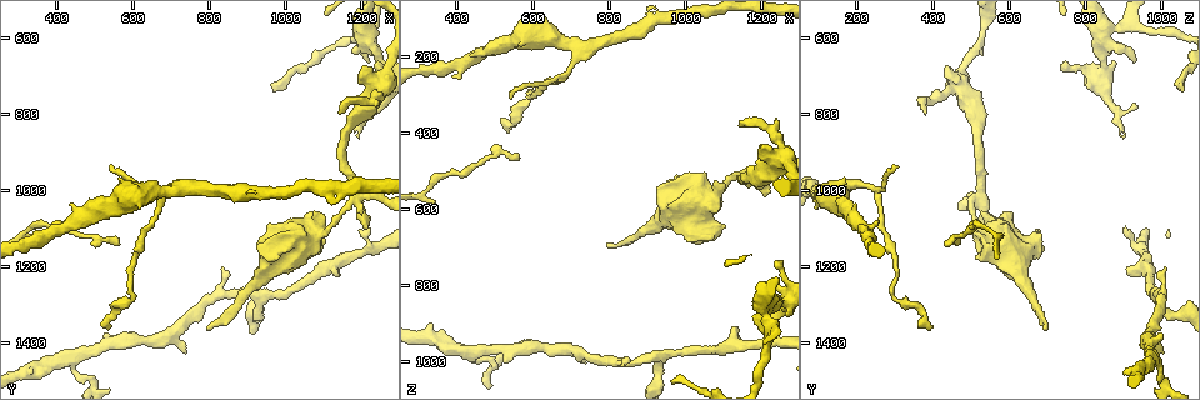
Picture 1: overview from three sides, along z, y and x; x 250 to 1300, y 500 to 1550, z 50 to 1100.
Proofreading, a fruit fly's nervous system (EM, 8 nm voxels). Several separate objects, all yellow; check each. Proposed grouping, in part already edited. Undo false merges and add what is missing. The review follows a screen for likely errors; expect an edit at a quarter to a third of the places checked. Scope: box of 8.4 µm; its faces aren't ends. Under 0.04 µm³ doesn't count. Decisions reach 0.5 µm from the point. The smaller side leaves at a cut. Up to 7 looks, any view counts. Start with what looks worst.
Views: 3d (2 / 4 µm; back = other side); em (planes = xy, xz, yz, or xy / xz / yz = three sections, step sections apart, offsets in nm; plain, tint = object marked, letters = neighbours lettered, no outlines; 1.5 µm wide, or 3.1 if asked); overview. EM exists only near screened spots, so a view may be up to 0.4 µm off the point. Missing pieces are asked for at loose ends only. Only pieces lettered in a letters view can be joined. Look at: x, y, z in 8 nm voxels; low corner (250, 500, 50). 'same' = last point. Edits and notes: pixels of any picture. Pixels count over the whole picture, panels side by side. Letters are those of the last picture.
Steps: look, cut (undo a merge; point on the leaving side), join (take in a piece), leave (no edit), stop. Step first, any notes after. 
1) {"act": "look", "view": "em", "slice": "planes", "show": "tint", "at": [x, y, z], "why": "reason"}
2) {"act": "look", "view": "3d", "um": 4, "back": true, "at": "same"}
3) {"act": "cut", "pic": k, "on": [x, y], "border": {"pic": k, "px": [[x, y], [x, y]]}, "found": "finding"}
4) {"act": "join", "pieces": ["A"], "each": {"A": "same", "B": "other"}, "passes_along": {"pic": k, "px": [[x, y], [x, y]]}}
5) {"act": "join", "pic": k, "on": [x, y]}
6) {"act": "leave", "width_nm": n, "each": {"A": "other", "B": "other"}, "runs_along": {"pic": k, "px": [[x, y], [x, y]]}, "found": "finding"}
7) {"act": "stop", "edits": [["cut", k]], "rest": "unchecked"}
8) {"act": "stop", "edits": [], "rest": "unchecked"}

{"act": "look", "view": "em", "slice": "xz", "step": 8, "show": "letters", "at": [800, 1365, 685], "why": "free end"}

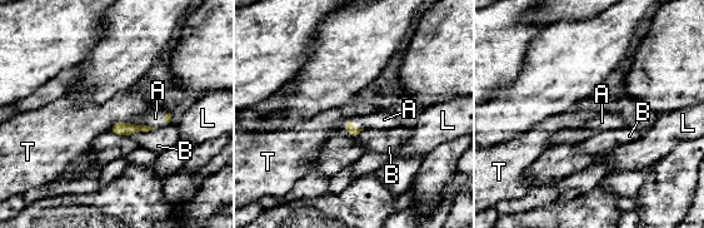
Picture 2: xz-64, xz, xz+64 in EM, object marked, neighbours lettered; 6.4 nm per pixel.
{"act": "join", "pieces": ["A"], "each": {"A": "same", "B": "other", "L": "other", "T": "other"}, "passes_along": {"pic": 2, "px": [[120, 128], [141, 125], [155, 118]]}, "found": "the cell continues"}

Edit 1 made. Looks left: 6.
{"act": "look", "view": "3d", "um": 4, "at": [1185, 1030, 505], "why": "a fork"}

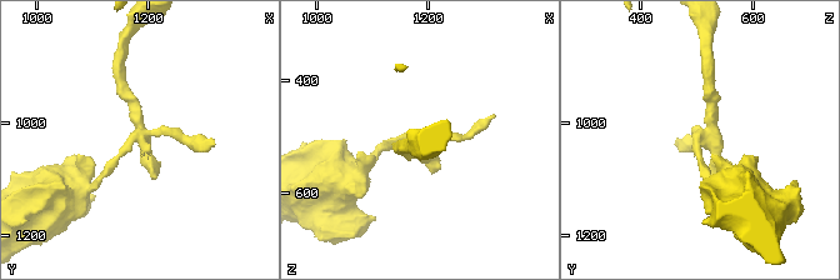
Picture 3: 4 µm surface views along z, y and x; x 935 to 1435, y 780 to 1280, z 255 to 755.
{"act": "look", "view": "em", "slice": "xz", "step": 8, "show": "tint", "at": [1195, 1020, 510], "why": "shape alone is not enough"}

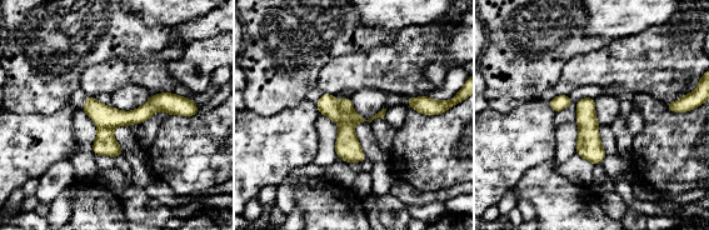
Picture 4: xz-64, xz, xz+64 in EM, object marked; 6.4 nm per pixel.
{"act": "look", "view": "em", "slice": "planes", "show": "letters", "at": "same", "why": "another direction"}

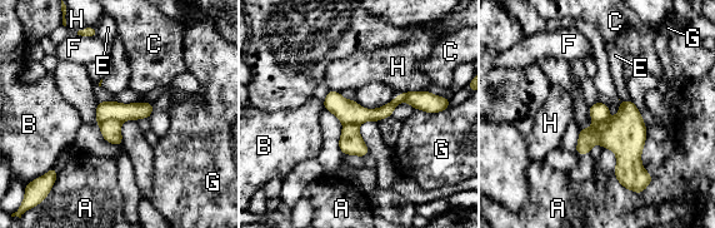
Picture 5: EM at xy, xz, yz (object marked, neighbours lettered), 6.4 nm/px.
{"act": "cut", "pic": 5, "on": [110, 129], "width_nm": 160, "each": {"A": "other", "B": "other", "C": "other", "E": "other", "F": "other", "G": "other", "H": "other"}, "border": {"pic": 5, "px": [[120, 122], [103, 120], [99, 124]]}, "found": "a second cell is stuck on"}

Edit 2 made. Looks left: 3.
{"act": "stop", "edits": [["join", 2], ["cut", 5]], "rest": "unchecked"}

